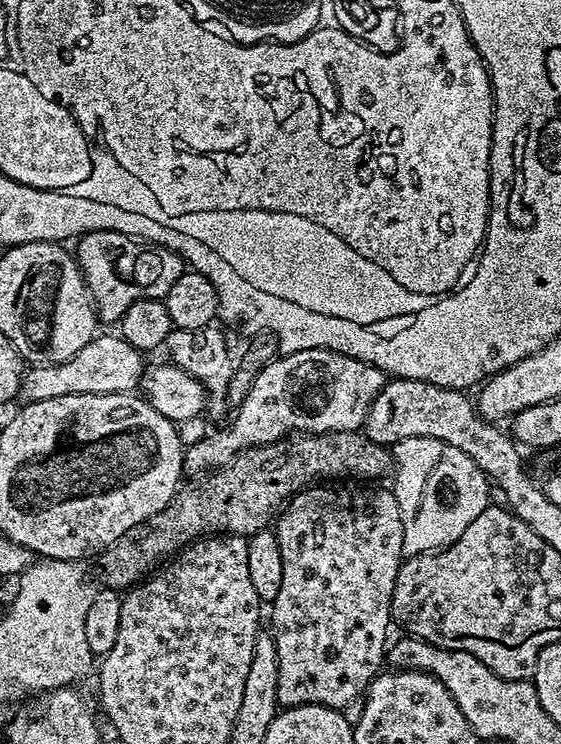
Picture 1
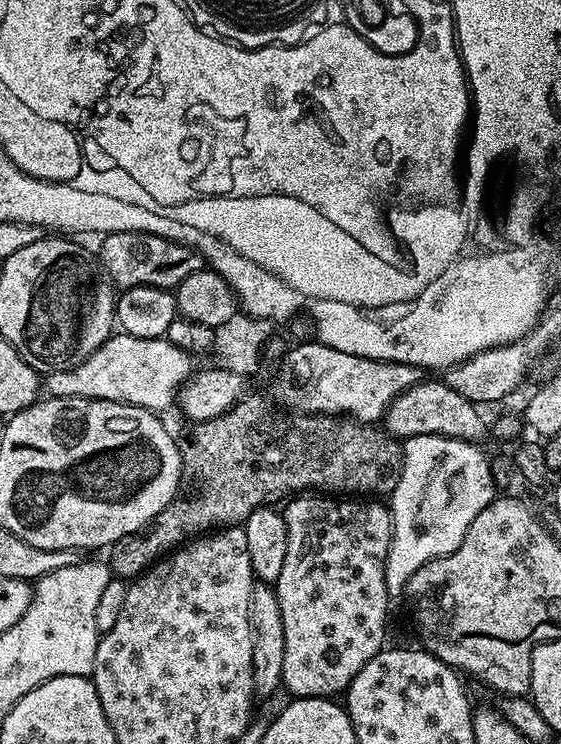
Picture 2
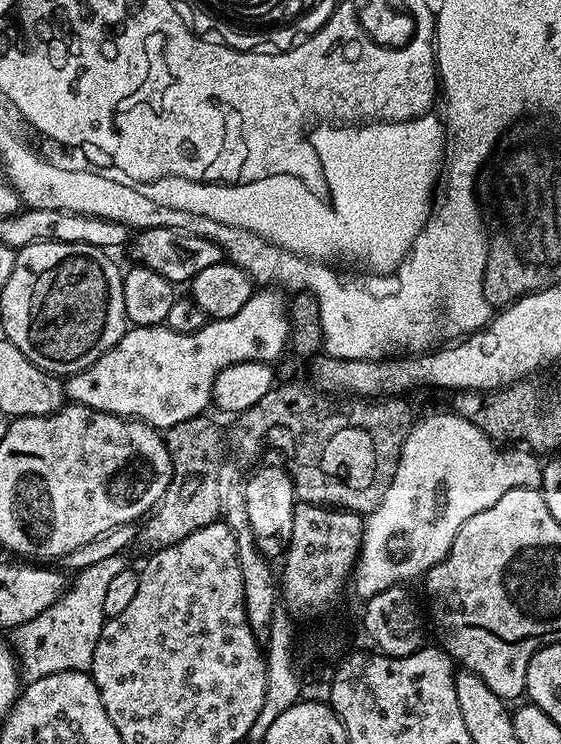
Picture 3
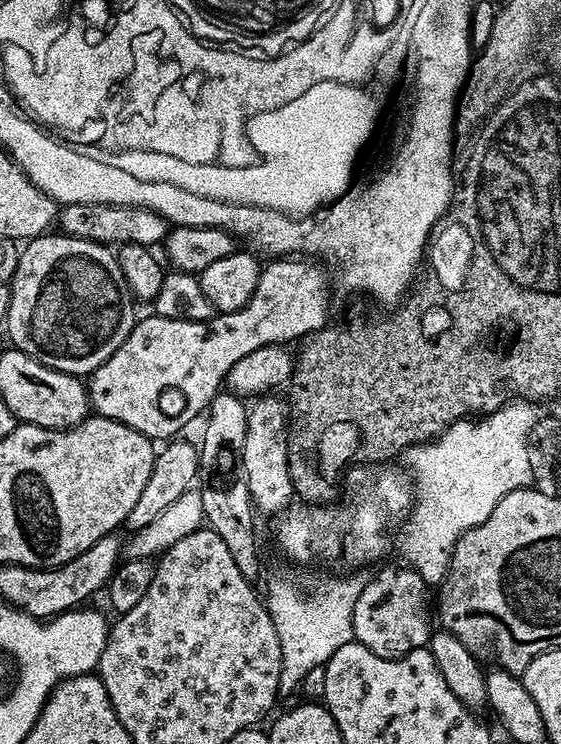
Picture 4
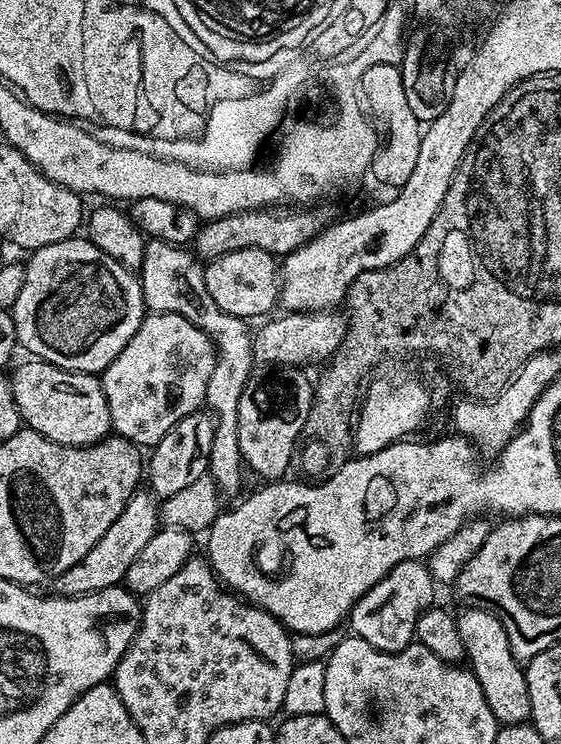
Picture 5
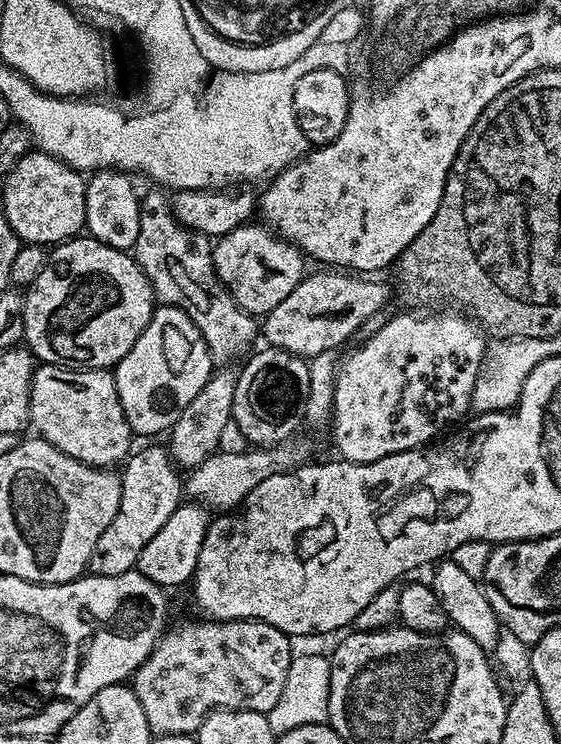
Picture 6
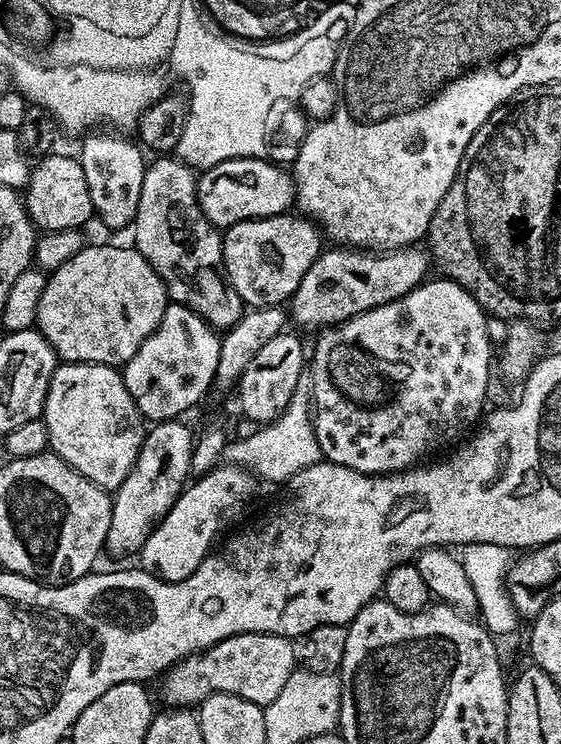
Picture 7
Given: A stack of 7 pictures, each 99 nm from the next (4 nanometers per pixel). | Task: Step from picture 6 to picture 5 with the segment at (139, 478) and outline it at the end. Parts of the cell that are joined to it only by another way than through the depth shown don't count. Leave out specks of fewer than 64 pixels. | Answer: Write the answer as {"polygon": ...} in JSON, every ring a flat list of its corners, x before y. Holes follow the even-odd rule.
{"polygon":[[137,490,130,498,130,502,126,502,122,514,118,514,118,518,110,526,110,530,106,530,106,534,102,534,102,538,98,538,98,542,94,542,94,546,90,546,90,550,84,558,74,566,70,566,70,570,66,570,61,576,56,577,55,591,61,596,85,596,103,588,117,587,123,581,126,570,130,570,134,558,138,558,138,554,142,554,142,546,146,546,146,542,150,542,150,538,154,538,160,523,157,497,153,496,151,491]]}

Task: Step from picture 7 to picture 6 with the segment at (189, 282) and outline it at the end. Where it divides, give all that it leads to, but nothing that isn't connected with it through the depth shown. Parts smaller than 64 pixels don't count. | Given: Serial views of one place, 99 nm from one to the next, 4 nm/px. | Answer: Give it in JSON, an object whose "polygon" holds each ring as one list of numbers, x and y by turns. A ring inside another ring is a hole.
{"polygon":[[152,191,156,192,145,195,140,205,140,229,134,249,136,263,152,283,153,297,161,305,187,314,190,322,198,326,213,361,220,366,231,365,235,356,243,357,253,347,252,339,258,336,257,317,240,308,218,278,212,257,213,241,179,224,169,197,167,200,163,191]]}

